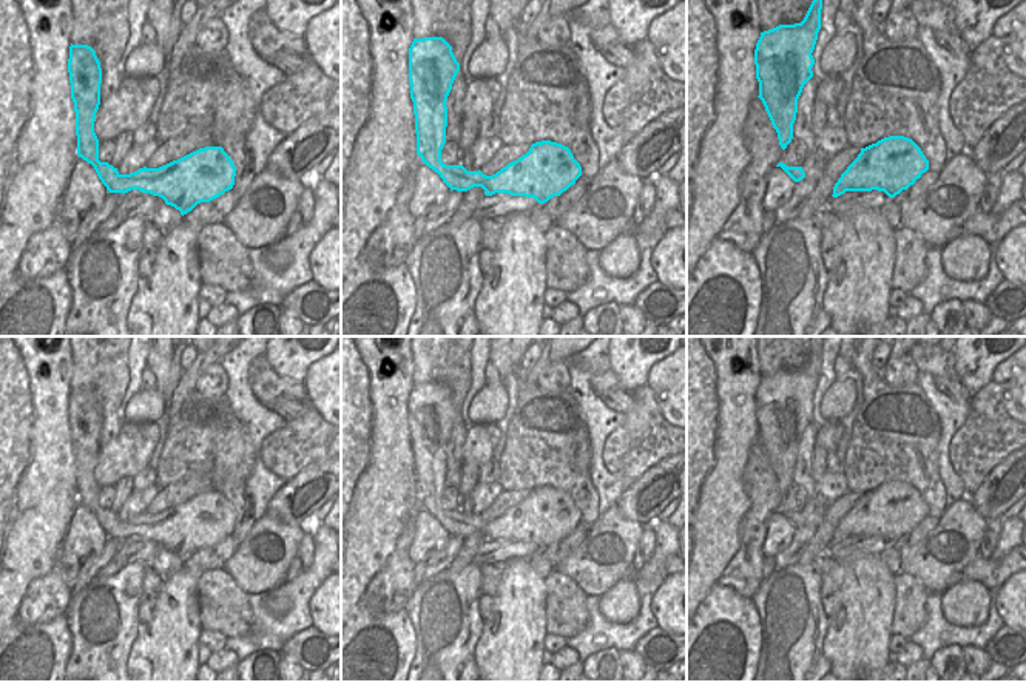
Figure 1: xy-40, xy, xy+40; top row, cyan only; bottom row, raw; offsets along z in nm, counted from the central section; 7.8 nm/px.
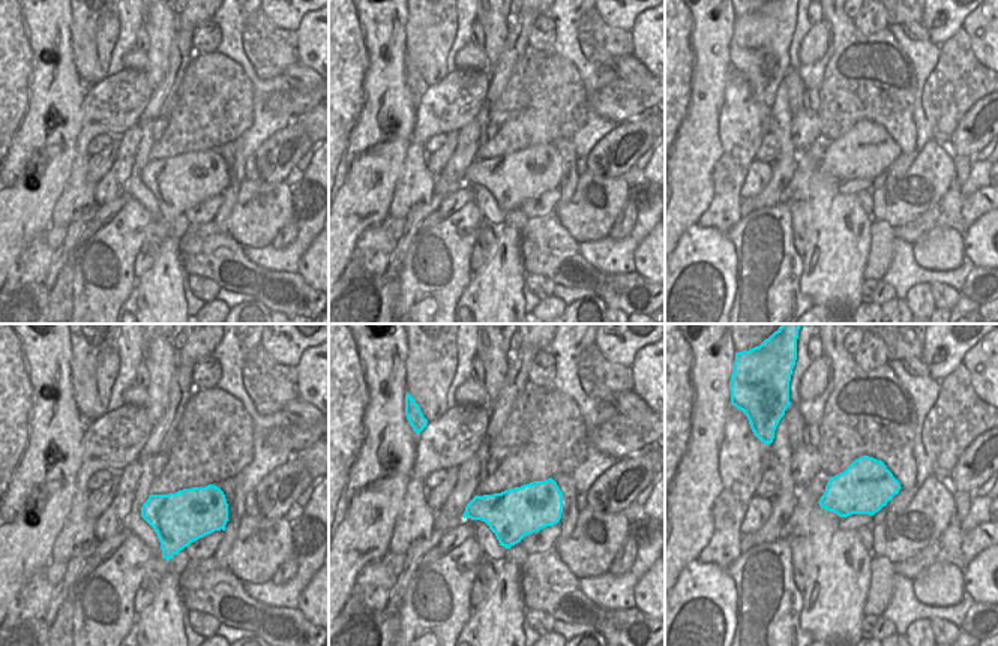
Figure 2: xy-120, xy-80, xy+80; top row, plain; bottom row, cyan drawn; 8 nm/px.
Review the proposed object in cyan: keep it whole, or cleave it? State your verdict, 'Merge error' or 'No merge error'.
No merge error

